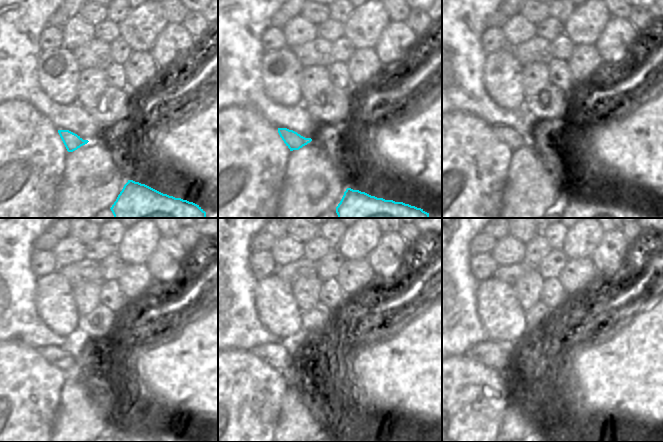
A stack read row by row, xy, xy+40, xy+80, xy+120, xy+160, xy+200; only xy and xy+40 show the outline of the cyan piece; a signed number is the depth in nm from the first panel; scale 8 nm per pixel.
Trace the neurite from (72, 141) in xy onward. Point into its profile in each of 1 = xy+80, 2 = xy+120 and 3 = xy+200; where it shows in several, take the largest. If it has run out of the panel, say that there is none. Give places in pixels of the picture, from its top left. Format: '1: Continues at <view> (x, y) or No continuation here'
1: Continues at xy+80 (514, 140)
2: Continues at xy+120 (62, 358)
3: Continues at xy+200 (493, 354).

